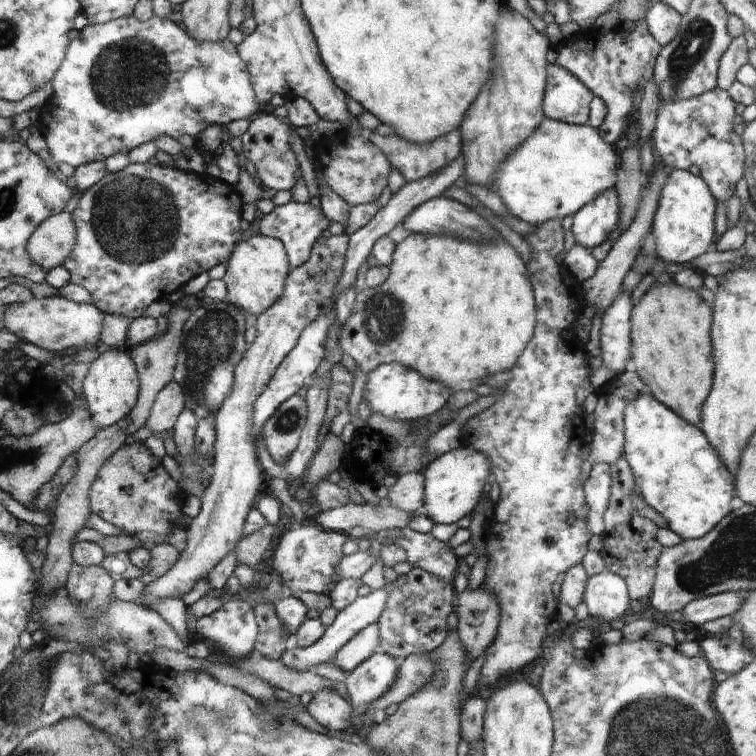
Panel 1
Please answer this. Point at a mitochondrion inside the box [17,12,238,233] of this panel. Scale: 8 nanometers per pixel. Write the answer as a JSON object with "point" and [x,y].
{"point":[133,73]}

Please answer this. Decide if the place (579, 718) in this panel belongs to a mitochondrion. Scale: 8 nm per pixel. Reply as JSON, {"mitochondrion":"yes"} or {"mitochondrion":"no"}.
{"mitochondrion":"no"}

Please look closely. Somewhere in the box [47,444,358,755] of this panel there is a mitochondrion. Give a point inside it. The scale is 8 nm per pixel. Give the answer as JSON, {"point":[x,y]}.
{"point":[211,721]}

